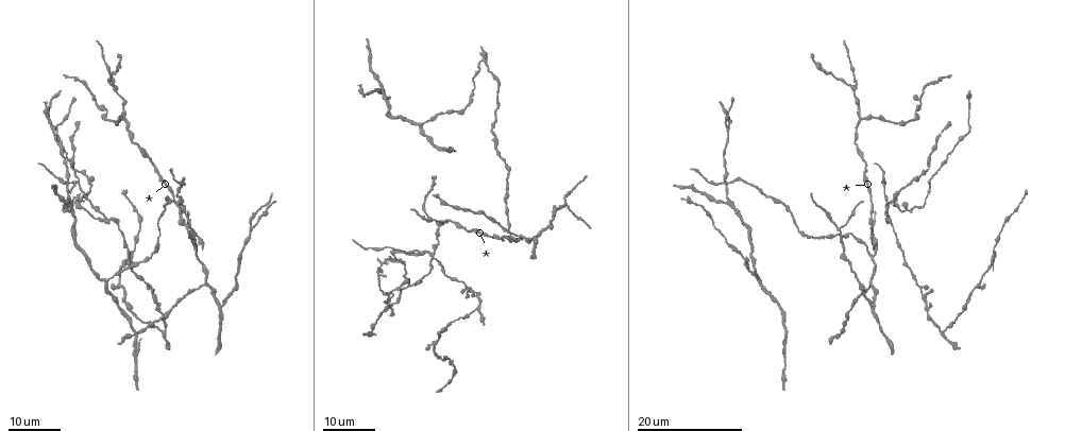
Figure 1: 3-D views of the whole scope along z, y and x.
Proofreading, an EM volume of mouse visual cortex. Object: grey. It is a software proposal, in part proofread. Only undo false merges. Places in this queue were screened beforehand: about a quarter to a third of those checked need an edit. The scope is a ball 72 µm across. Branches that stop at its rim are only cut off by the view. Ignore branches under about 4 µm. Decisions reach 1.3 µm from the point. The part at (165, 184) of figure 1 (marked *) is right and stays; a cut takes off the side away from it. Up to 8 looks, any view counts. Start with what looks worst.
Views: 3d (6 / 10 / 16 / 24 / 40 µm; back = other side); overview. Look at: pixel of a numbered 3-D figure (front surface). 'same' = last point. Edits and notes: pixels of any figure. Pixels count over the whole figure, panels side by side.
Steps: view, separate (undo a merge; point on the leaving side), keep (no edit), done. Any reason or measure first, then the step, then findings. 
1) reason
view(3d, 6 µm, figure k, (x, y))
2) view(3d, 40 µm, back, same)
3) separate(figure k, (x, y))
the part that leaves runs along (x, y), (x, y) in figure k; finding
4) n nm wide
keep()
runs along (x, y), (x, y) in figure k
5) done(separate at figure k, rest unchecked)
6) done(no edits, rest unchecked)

two arms in line, one across
view(3d, 16 µm, figure 1, (106, 215))

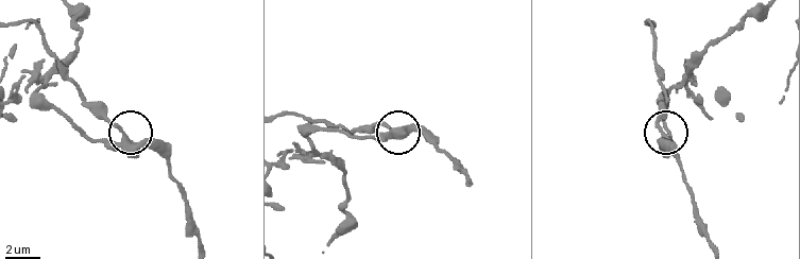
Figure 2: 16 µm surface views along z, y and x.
view(3d, 10 µm, figure 2, (123, 135))

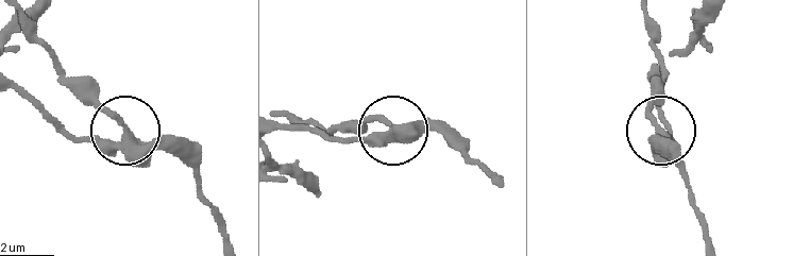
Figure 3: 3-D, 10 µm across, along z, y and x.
3 arms
keep()
runs along (11, 81), (79, 138), (120, 138), (120, 126), (81, 87) in figure 3; all the same neuron

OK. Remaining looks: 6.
a fork
view(3d, 24 µm, figure 1, (116, 87))

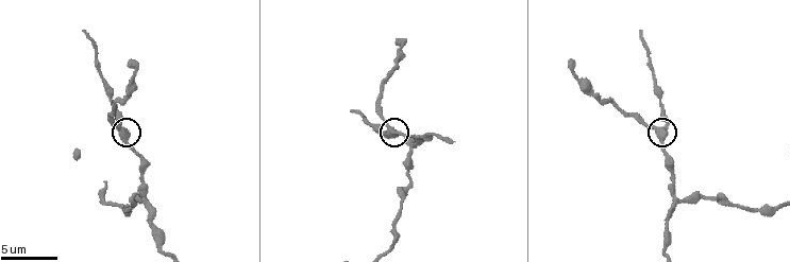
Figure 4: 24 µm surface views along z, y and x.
view(3d, 10 µm, figure 4, (659, 129))

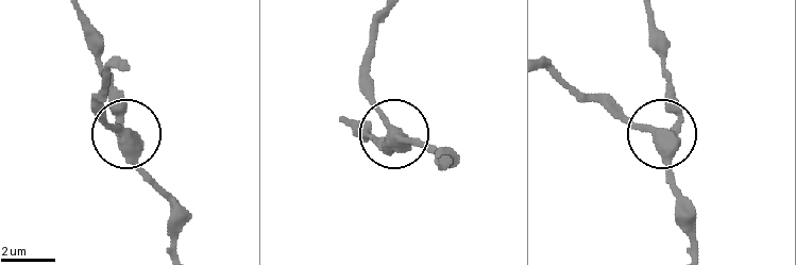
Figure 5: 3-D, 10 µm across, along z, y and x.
view(3d, 10 µm, back, figure 5, (127, 133))

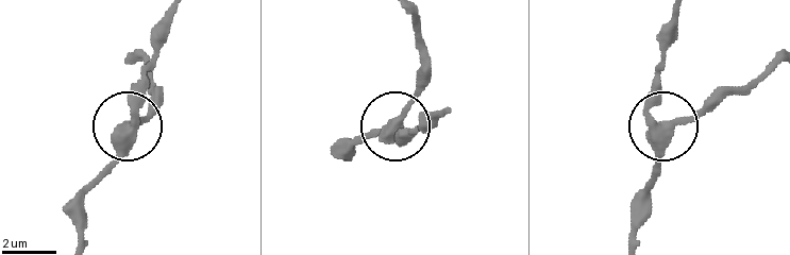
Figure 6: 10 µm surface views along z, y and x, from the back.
380 nm wide
keep()
all the same neuron

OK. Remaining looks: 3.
a fork
view(3d, 16 µm, figure 1, (944, 333))

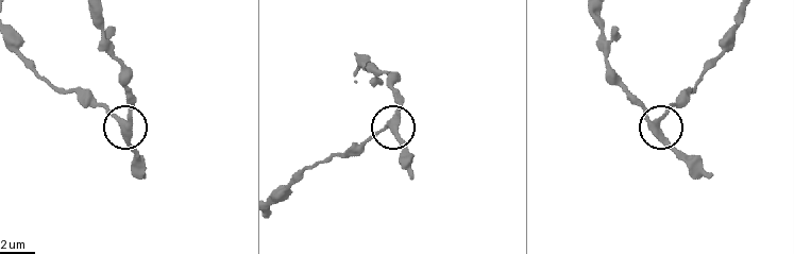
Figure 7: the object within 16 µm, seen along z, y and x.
zoom in
view(3d, 10 µm, figure 7, (656, 123))

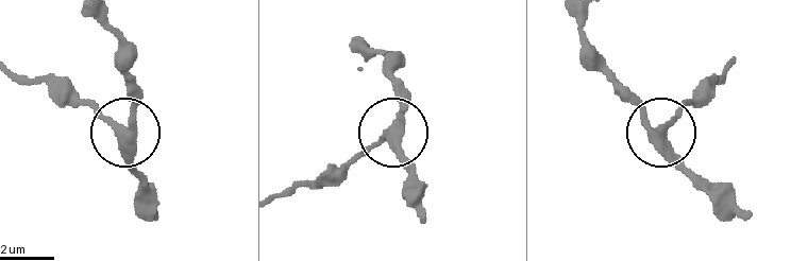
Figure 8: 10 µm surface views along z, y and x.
keep()
runs along (360, 47), (388, 61), (402, 115), (394, 149), (413, 174) in figure 8; continuous, no second neuron

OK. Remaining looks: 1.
arms part here
view(3d, 16 µm, figure 4, (144, 202))

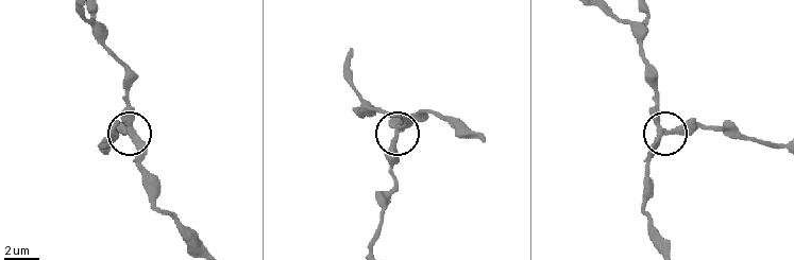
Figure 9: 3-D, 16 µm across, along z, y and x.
side arm 19 µm
keep()
runs along (669, 247), (644, 209), (648, 153), (663, 132), (657, 78) in figure 9; one neuron here

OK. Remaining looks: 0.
done(no edits, rest unchecked)

